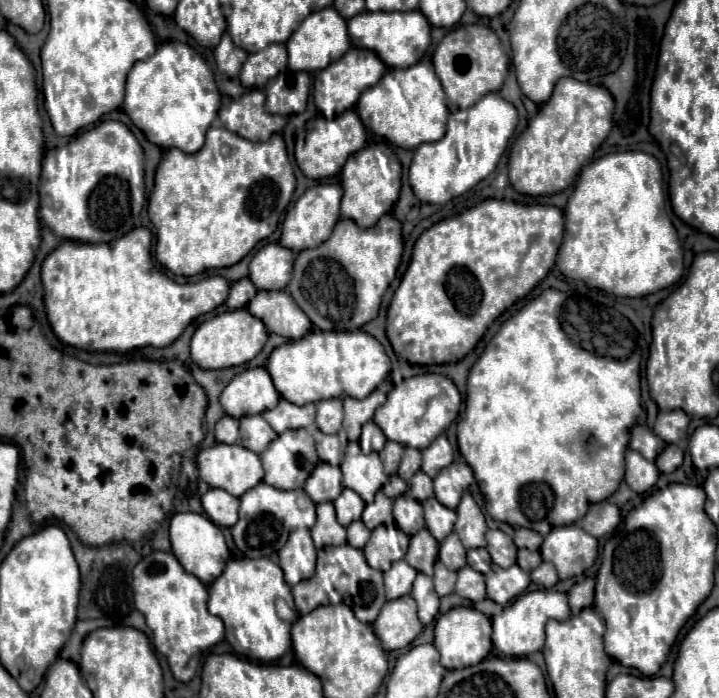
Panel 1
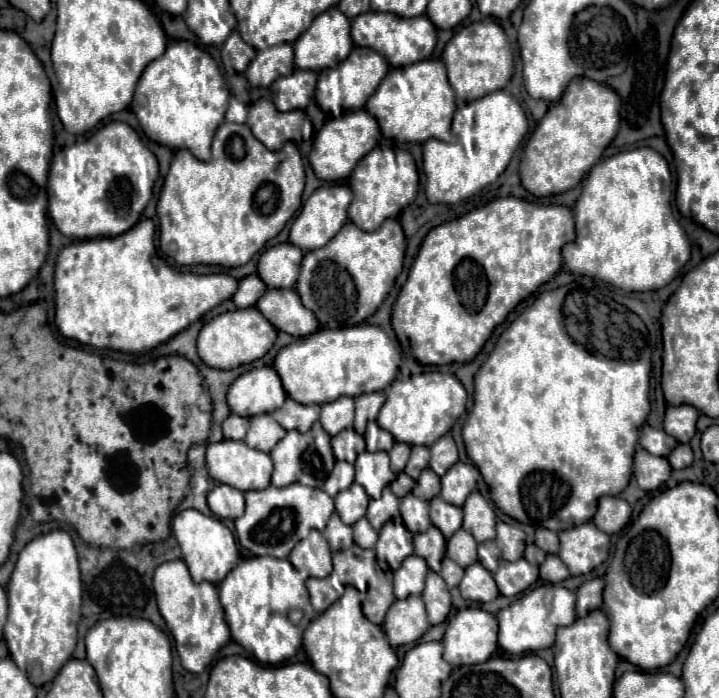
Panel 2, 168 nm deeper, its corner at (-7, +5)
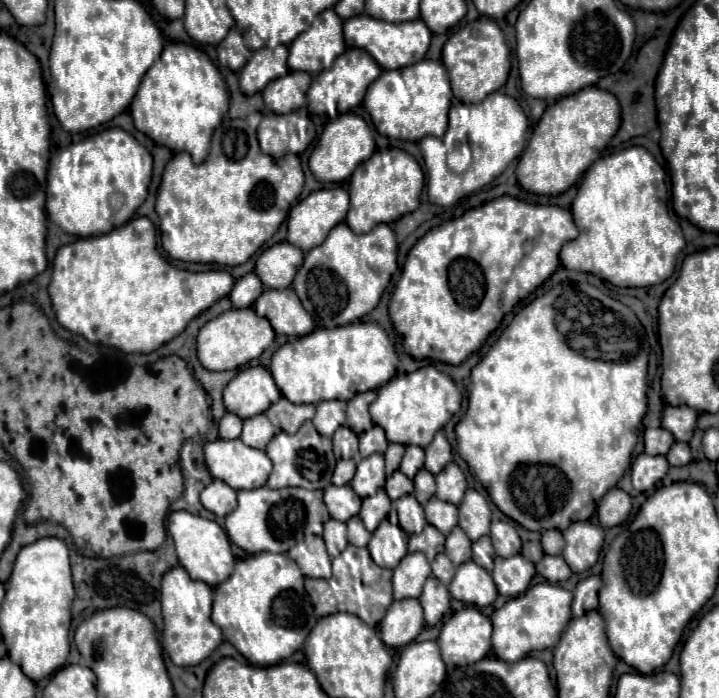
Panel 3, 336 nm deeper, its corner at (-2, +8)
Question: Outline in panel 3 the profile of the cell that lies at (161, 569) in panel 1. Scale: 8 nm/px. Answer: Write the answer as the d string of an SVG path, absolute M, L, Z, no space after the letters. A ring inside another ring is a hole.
M178 566L162 578L162 614L164 632L162 646L178 666L196 666L208 658L222 642L222 630L210 620L212 612L212 588L206 582L196 582L188 572Z

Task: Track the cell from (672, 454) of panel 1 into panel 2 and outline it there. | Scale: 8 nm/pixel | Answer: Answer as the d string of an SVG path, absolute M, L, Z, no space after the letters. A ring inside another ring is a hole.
M677 445L673 451L671 451L671 455L667 457L669 459L669 465L673 467L673 469L683 469L683 467L689 467L691 463L693 463L693 451L691 451L691 447L689 445Z

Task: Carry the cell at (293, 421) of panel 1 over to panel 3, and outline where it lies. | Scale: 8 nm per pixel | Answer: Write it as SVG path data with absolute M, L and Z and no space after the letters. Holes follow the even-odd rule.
M284 396L276 406L270 406L266 410L270 422L278 428L282 428L286 434L294 434L306 420L312 418L314 406L312 404L292 404Z

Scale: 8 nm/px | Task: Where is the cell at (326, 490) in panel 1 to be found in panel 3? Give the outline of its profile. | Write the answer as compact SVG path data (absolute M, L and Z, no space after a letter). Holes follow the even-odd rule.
M340 460L340 462L336 464L334 476L332 476L332 484L336 484L336 486L348 484L348 482L354 478L354 472L356 472L354 460Z

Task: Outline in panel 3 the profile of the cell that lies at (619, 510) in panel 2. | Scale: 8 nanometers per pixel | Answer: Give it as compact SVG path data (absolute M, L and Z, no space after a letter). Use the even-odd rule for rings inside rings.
M612 488L600 502L598 502L598 518L600 522L610 528L616 526L620 522L624 522L628 518L632 510L632 498L630 494L626 494L620 488Z

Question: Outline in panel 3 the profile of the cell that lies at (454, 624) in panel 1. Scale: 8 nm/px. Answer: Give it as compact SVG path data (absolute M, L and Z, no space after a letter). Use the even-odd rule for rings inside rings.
M468 606L460 612L454 612L452 618L444 622L442 632L438 636L442 660L446 662L446 666L468 666L472 662L478 662L480 658L490 654L490 634L492 634L492 624L478 608Z

